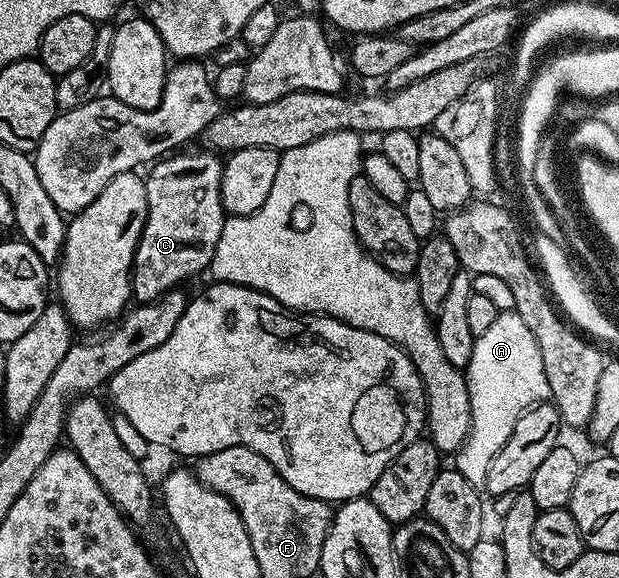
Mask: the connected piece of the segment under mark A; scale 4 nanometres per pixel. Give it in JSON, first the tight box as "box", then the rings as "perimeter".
{"box":[455,313,550,488],"perimeter":[[[498,313],[495,324],[475,339],[473,356],[467,367],[467,381],[473,419],[465,443],[455,452],[455,469],[467,484],[481,488],[487,480],[491,460],[499,456],[499,448],[503,448],[513,435],[519,416],[550,397],[541,349],[520,314]]]}

